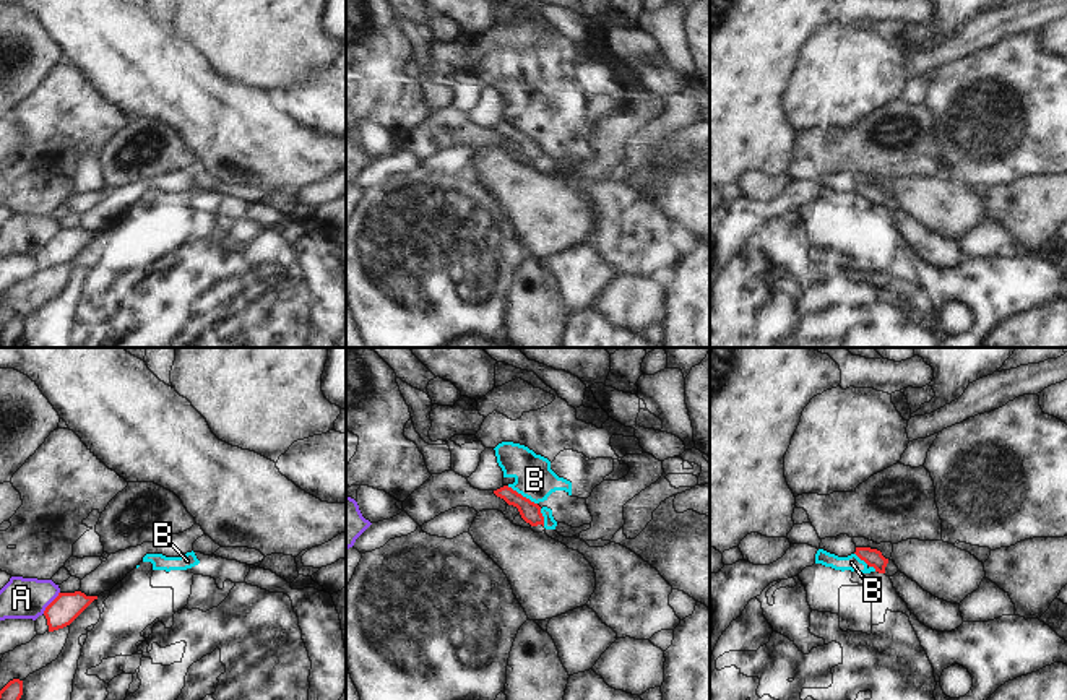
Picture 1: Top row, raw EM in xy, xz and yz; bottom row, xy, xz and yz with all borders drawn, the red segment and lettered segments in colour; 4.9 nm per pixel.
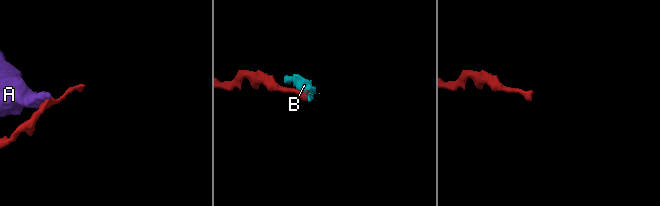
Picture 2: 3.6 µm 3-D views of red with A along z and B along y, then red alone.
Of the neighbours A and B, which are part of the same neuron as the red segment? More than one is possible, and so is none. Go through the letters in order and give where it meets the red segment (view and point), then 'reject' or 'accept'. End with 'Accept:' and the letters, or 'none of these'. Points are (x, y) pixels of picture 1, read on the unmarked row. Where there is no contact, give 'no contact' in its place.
A: contact xy (51, 239); reject
B: contact xz (520, 130); reject
Accept: none of these

